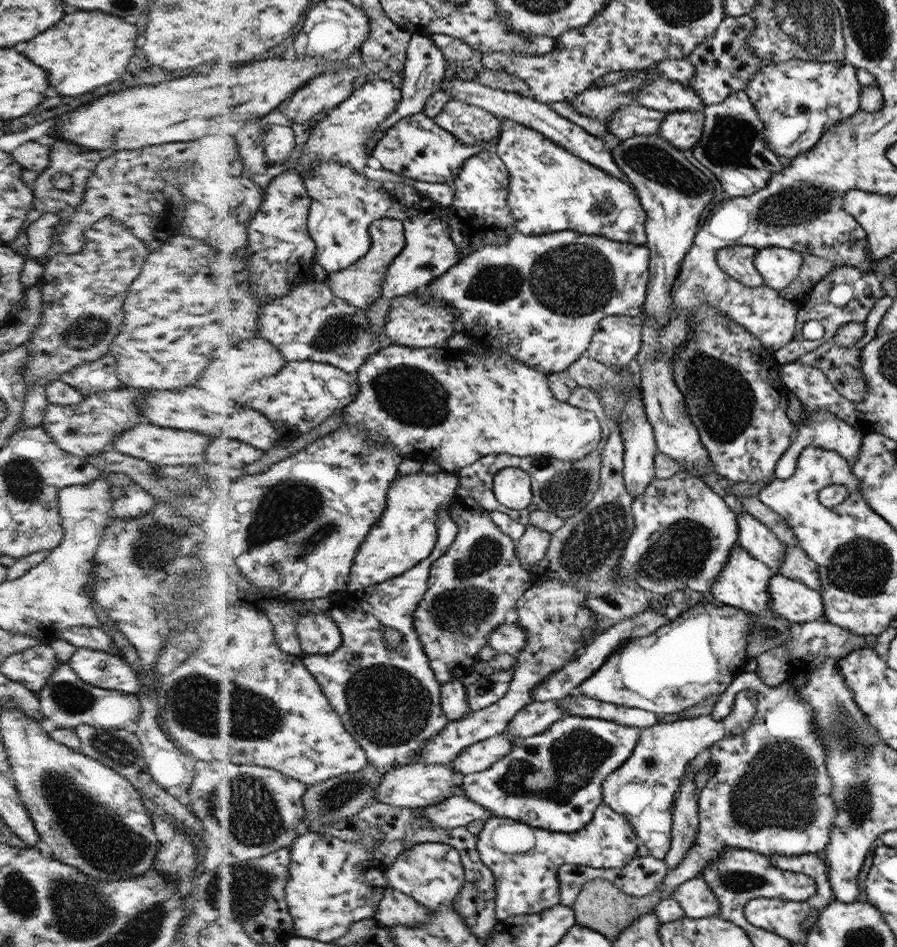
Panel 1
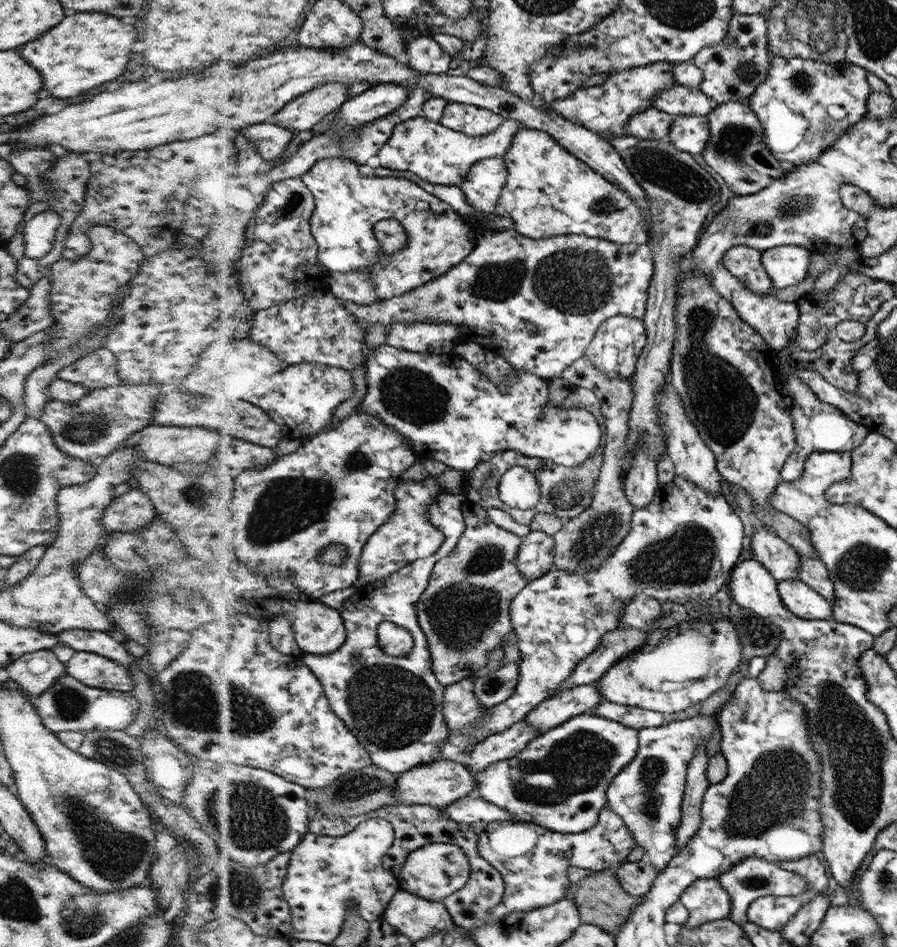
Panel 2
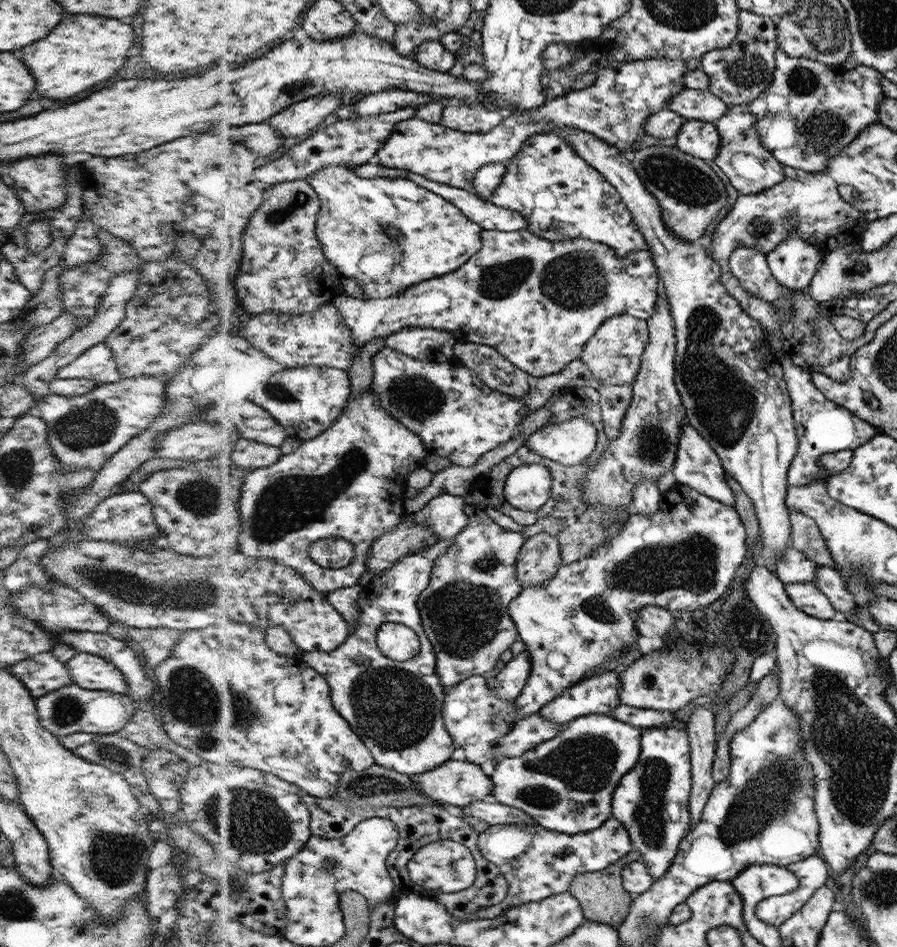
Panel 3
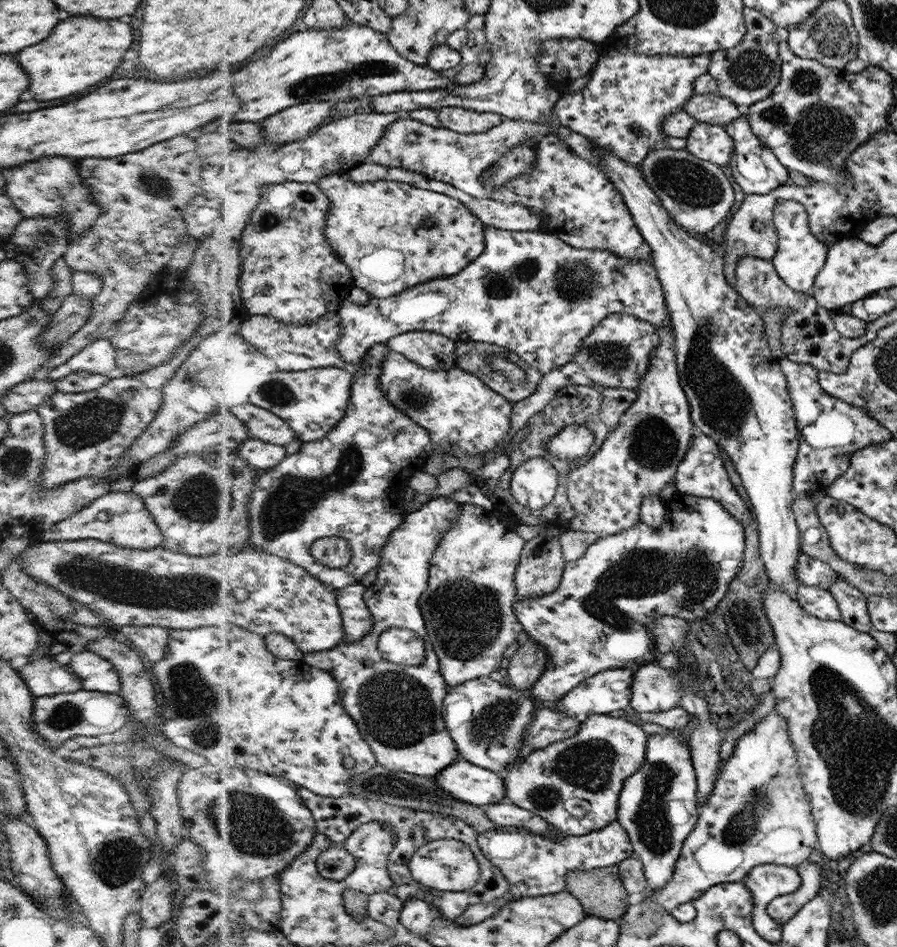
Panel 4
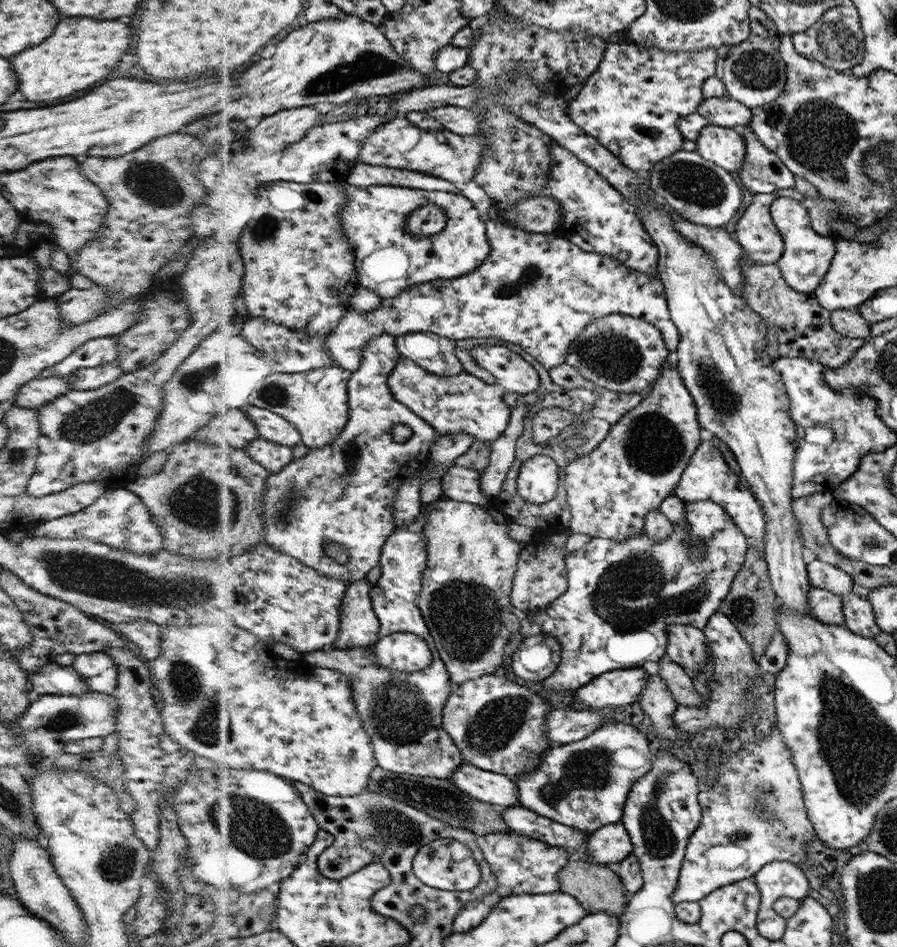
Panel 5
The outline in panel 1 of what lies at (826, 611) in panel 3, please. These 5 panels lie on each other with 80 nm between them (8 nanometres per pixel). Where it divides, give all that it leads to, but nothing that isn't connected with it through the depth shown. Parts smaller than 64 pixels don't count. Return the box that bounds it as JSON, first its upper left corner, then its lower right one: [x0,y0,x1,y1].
[767,574,826,623]

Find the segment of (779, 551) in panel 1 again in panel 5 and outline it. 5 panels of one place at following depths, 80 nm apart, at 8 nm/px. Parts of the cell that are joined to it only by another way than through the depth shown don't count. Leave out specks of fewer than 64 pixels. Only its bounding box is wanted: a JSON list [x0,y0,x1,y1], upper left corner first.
[807,559,856,596]

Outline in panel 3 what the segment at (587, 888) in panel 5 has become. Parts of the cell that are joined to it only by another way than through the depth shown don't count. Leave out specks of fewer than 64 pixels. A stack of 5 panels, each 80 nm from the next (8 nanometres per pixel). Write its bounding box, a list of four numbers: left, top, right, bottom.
[569,850,642,926]

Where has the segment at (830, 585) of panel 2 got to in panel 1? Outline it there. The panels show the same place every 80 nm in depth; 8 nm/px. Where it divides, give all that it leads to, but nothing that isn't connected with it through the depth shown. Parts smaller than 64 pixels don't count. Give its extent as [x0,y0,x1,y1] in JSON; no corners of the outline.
[779,545,821,592]

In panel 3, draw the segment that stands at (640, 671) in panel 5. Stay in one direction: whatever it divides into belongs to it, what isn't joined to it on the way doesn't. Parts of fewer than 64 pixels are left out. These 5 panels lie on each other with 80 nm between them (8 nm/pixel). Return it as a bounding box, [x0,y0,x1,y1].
[540,669,621,724]

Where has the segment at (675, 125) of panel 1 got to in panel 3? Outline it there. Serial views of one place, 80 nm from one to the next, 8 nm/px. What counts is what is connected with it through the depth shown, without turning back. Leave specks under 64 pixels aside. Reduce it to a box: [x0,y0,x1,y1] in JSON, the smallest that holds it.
[676,119,720,160]

